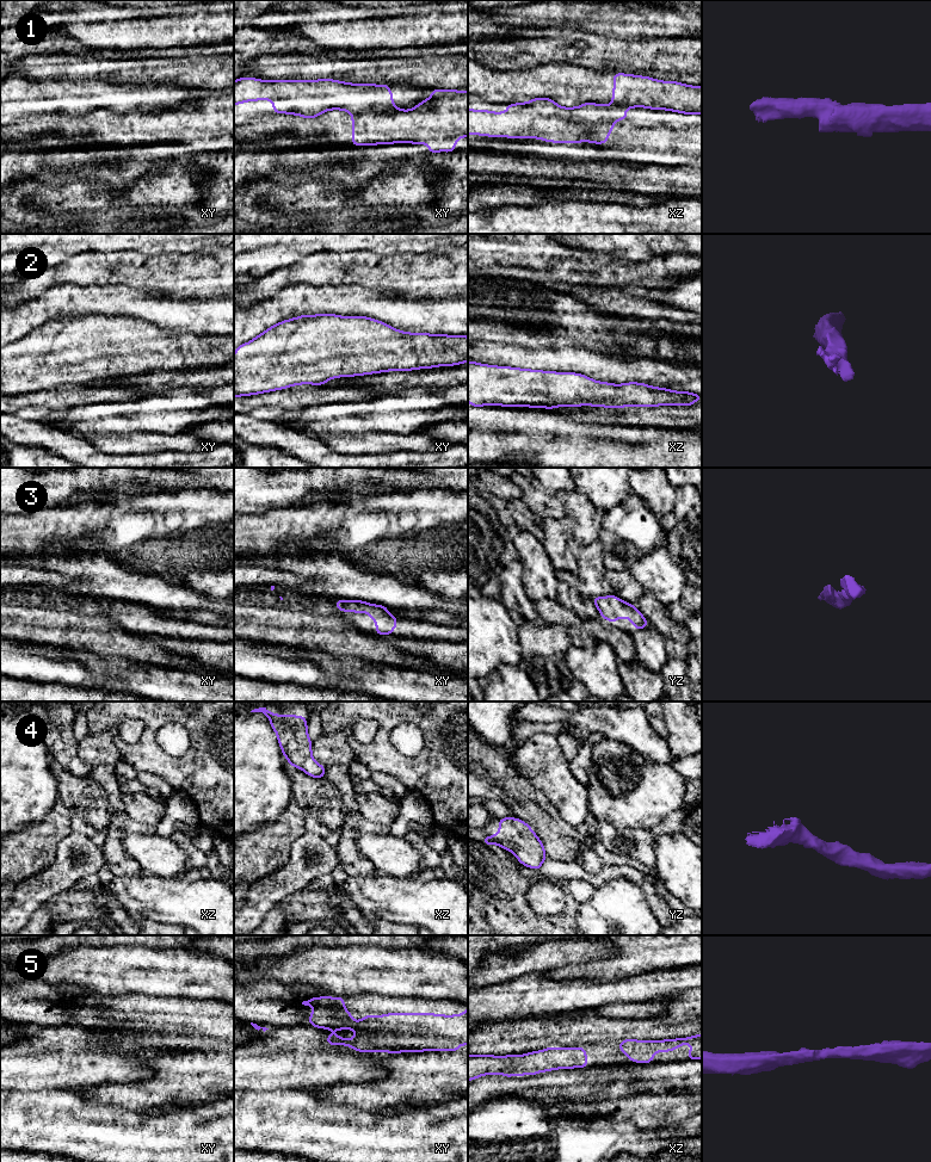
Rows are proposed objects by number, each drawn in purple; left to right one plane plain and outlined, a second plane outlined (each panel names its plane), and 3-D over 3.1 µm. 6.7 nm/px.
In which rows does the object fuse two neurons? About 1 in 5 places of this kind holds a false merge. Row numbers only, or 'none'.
1

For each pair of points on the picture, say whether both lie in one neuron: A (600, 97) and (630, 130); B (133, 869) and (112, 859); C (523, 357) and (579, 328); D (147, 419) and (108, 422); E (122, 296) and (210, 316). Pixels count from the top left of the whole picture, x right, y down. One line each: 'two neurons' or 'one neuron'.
A: two neurons
B: one neuron
C: two neurons
D: one neuron
E: one neuron

